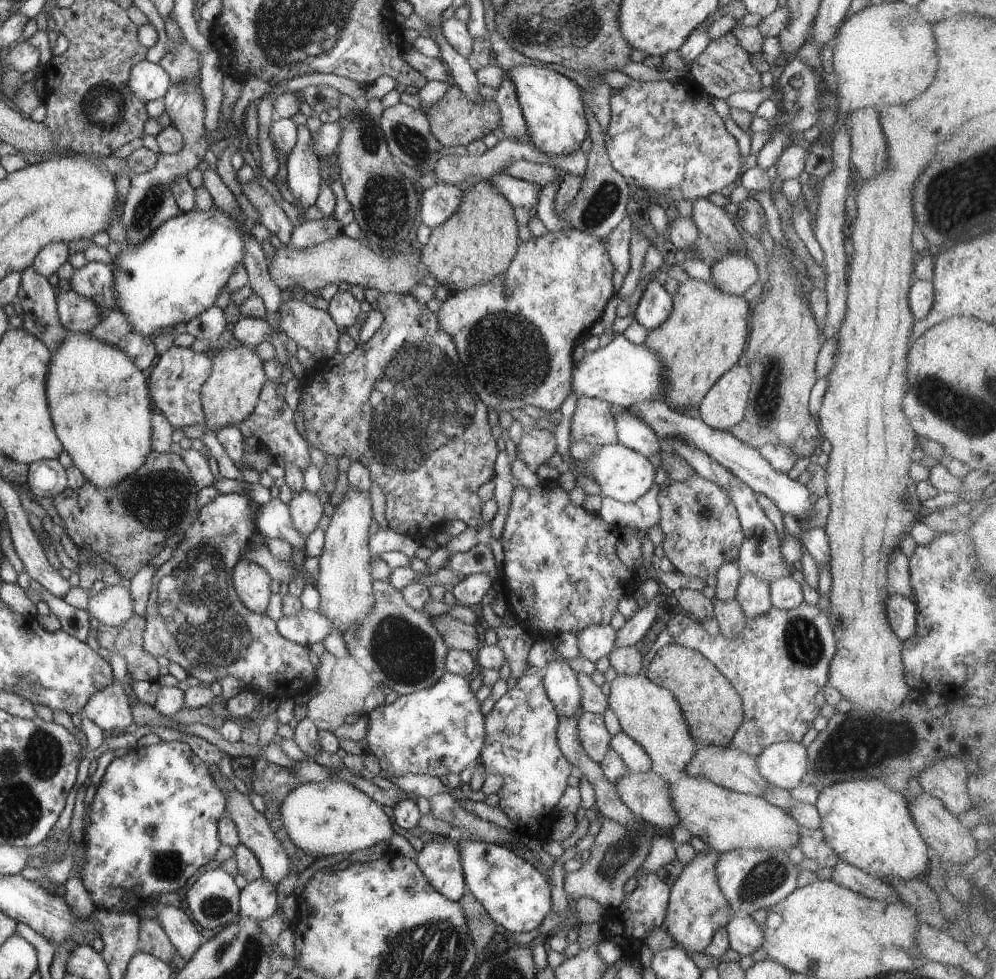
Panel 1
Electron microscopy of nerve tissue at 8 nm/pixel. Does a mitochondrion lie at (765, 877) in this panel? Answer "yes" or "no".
yes

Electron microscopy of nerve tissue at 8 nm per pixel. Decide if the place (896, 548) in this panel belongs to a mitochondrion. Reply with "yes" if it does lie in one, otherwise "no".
no

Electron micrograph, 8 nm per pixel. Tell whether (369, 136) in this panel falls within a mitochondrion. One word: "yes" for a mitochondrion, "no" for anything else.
yes

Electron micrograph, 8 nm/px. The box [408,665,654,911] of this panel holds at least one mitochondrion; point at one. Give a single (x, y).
(621, 853)

